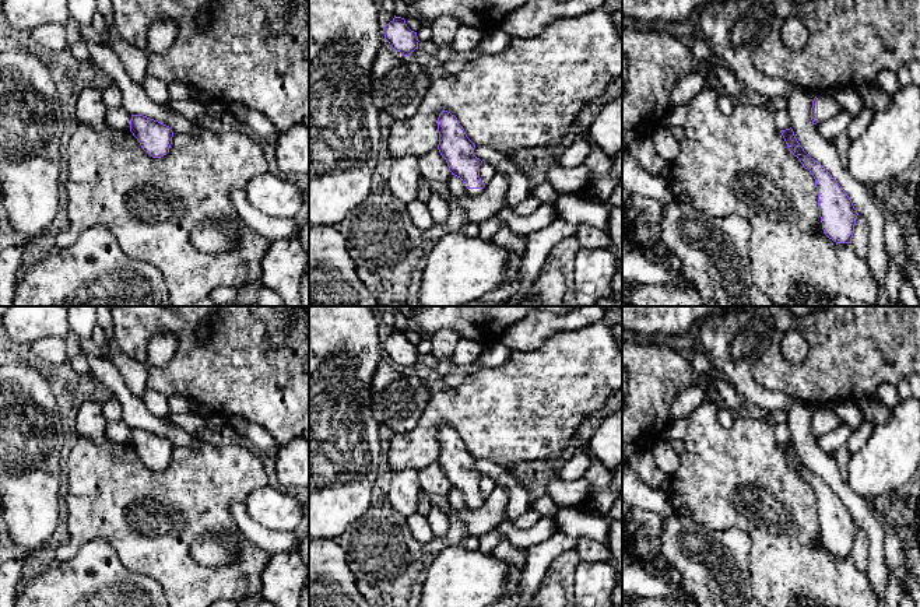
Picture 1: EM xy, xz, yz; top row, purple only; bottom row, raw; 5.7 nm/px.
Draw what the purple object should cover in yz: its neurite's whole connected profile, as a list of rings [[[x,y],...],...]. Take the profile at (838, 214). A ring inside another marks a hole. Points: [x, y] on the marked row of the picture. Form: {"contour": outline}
{"contour": [[[793,129],[780,130],[789,151],[800,159],[815,179],[819,217],[824,234],[836,243],[850,243],[857,220],[857,210],[836,179],[797,141]]]}

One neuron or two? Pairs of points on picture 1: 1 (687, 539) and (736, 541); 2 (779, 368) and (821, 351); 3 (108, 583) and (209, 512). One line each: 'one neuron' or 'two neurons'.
1: one neuron
2: one neuron
3: two neurons

